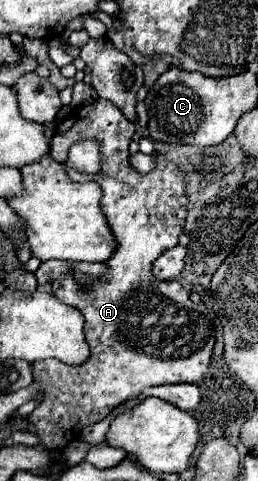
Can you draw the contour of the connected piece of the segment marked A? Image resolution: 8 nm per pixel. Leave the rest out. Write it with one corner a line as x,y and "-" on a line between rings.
97,100
93,104
73,108
71,114
57,124
55,136
49,146
49,154
57,162
65,162
71,144
85,138
99,142
100,174
89,175
71,168
67,170
67,174
73,181
85,183
95,180
101,186
103,190
101,212
109,222
109,228
117,242
115,252
105,262
107,266
105,276
99,276
91,284
79,284
75,276
63,276
51,282
55,298
67,306
75,306
85,316
85,336
91,348
89,360
81,366
67,366
59,360
39,360
33,364
35,382
41,384
43,388
43,402
39,408
31,412
27,420
33,424
41,444
51,452
63,452
71,440
81,436
79,432
83,428
101,422
113,408
137,396
143,388
159,386
159,384
181,384
181,382
195,384
205,378
209,368
211,350
215,344
215,326
213,320
207,316
207,308
201,302
193,304
189,300
189,292
179,282
161,282
155,280
155,276
151,276
153,260
161,256
165,250
173,248
183,230
181,220
177,218
177,210
183,208
181,202
185,198
187,180
183,172
167,158
155,158
155,168
149,174
139,174
129,164
129,144
133,134
135,134
135,124
129,122
123,116
123,112
115,108
115,104
107,100

